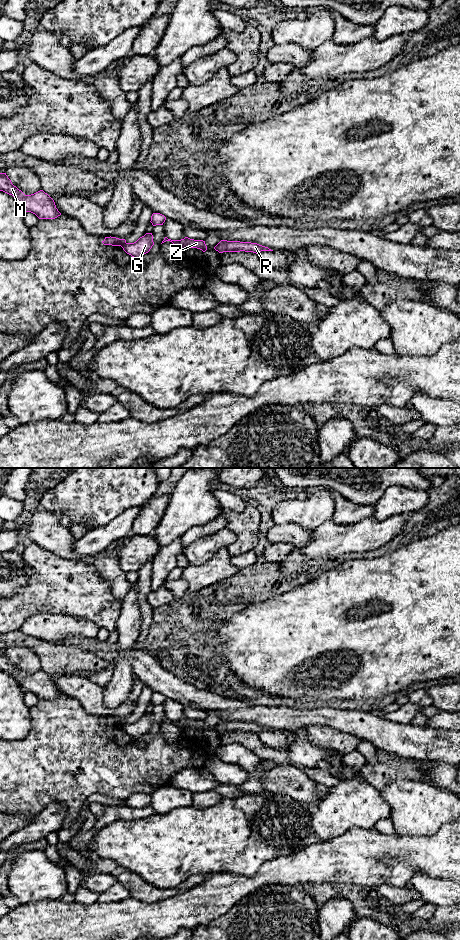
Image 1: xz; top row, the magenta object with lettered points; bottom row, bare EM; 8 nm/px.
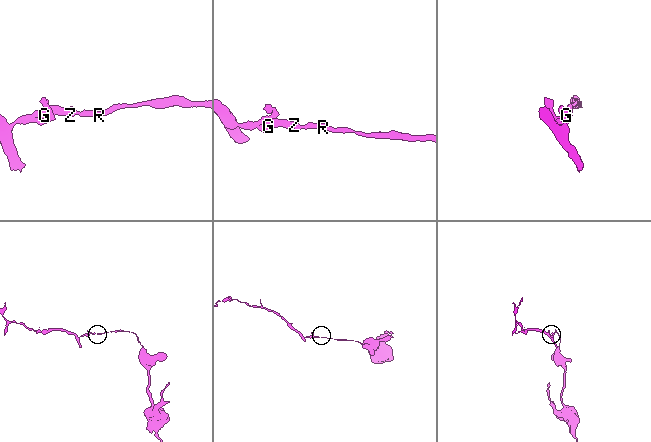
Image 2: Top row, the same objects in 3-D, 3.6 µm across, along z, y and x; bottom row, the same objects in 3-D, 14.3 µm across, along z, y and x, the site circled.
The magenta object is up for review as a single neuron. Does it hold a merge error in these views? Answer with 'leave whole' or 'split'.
split

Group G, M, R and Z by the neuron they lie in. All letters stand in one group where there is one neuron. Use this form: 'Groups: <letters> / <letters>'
Groups: G R Z / M

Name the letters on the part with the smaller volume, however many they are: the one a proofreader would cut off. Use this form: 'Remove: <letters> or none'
Remove: M

